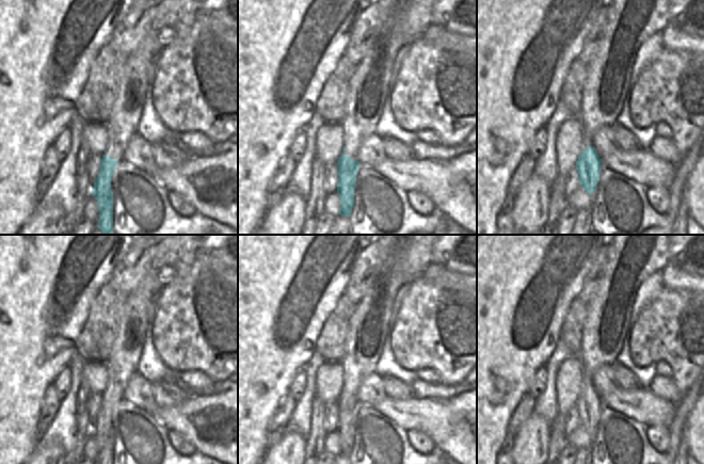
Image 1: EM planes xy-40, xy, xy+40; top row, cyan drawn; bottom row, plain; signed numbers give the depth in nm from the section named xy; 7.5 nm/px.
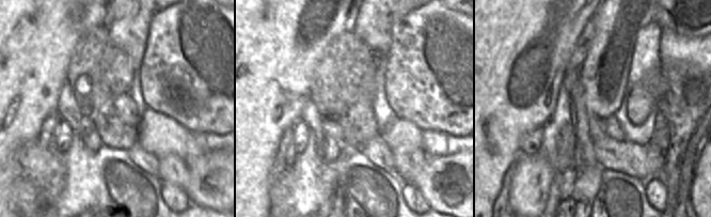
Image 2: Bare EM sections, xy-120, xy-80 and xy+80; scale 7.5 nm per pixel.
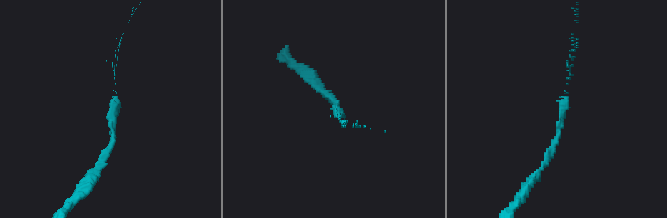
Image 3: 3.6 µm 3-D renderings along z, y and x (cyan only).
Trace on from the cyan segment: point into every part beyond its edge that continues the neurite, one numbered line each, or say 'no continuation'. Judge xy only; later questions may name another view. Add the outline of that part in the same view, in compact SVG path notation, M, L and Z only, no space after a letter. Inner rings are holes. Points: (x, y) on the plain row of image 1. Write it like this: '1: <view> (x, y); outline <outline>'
no continuation

